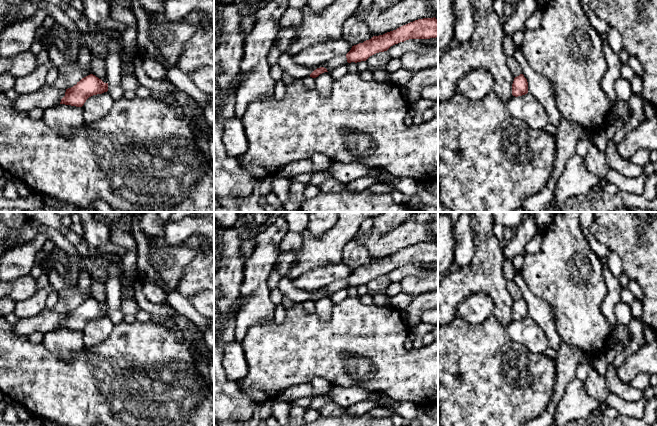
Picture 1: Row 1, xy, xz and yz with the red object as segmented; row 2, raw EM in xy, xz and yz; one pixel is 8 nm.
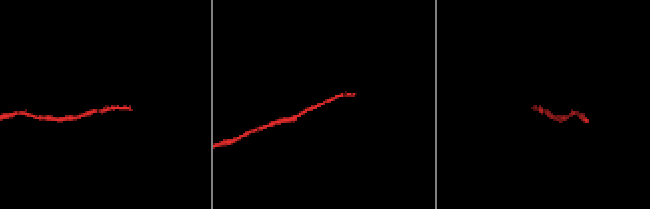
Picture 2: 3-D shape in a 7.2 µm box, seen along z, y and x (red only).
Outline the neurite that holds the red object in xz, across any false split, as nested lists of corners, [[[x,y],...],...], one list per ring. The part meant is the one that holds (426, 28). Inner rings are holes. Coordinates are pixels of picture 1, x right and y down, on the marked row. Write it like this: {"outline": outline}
{"outline": [[[423,18],[403,25],[396,30],[352,46],[346,54],[347,62],[366,61],[370,56],[387,51],[391,46],[409,39],[430,39],[438,37],[438,20]]]}

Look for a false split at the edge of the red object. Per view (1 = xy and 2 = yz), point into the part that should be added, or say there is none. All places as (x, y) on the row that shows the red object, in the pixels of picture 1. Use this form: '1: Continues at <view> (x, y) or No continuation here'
1: No continuation here
2: No continuation here

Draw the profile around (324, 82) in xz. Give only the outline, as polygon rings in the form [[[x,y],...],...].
[[[324,72],[315,78],[316,89],[323,96],[330,95],[333,82],[330,72]]]

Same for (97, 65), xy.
[[[92,55],[90,67],[91,67],[91,74],[101,79],[104,83],[108,83],[106,77],[106,67],[103,59]]]

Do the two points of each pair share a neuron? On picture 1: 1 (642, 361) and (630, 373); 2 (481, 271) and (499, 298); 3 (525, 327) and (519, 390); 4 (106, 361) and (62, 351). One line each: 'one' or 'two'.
1: one
2: one
3: two
4: two

